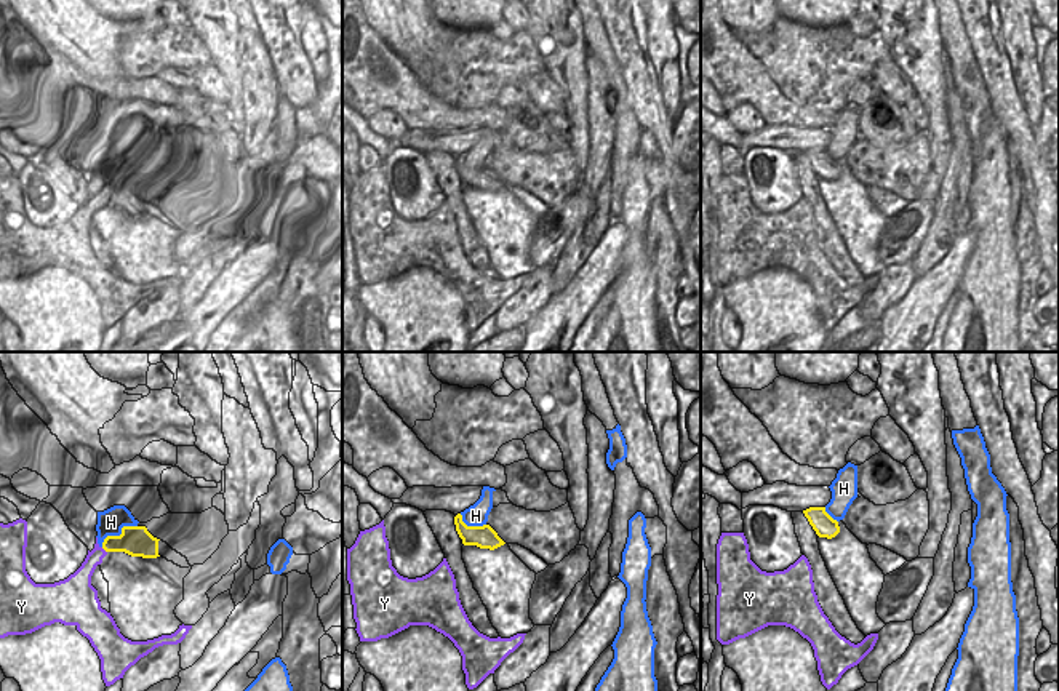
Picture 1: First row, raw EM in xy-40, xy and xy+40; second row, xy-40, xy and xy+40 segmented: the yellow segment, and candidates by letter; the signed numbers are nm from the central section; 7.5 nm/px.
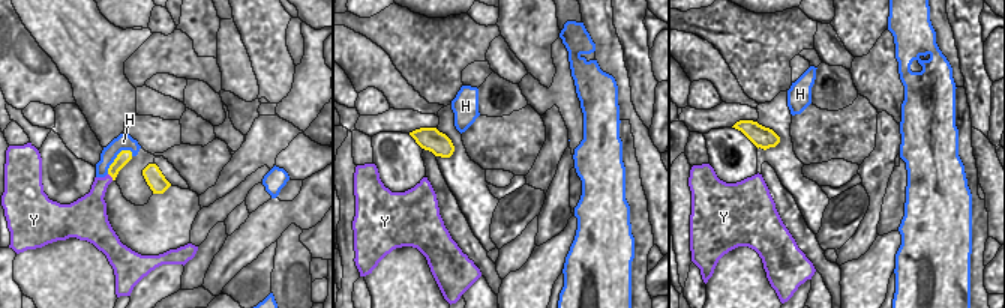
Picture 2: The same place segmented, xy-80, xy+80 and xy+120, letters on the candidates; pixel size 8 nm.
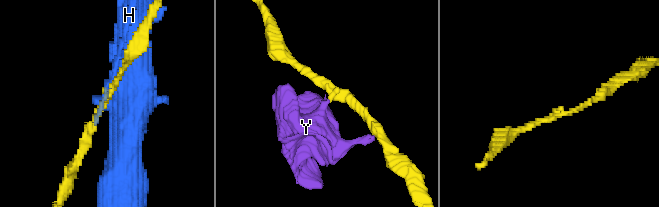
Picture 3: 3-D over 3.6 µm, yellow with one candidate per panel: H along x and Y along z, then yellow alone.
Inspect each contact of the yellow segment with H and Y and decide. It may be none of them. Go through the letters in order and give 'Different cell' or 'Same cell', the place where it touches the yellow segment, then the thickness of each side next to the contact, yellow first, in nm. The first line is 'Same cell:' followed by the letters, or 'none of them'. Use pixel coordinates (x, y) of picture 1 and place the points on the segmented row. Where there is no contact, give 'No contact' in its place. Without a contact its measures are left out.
Same cell: none of them
H: Different cell. Touches yellow at xy-40 (120, 535). Thickness 240 nm (yellow) against 190 nm
Y: Different cell. Touches yellow at xy-40 (104, 549). Thickness 240 nm (yellow) against 120 nm

